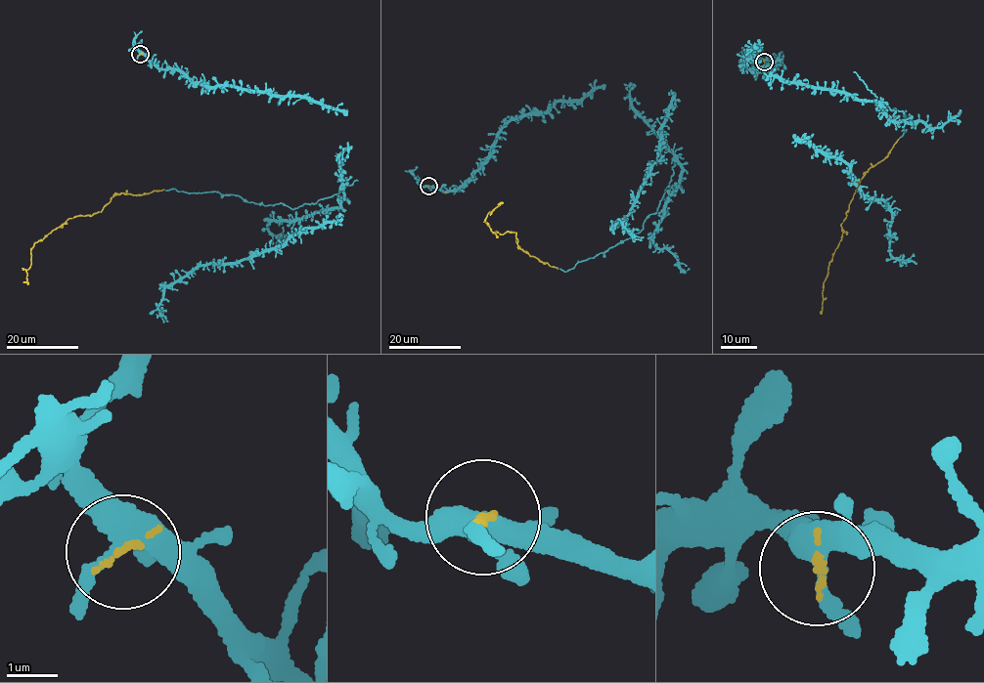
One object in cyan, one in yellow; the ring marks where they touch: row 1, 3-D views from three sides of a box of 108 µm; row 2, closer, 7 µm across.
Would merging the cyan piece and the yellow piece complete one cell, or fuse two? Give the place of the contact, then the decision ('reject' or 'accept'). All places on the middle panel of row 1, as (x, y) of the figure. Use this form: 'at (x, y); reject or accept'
at (428, 186); accept

